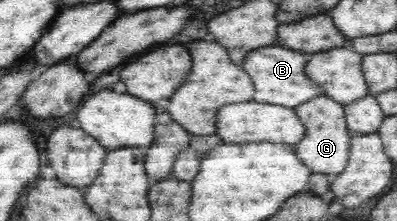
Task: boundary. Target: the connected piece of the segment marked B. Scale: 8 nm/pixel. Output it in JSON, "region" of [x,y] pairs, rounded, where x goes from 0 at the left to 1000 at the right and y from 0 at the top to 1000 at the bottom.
{"region":[[[693,199],[652,213],[647,231],[627,231],[612,267],[610,303],[637,362],[640,448],[652,466],[743,489],[778,448],[809,434],[809,389],[768,335],[768,294],[778,258],[781,244],[708,204],[693,213]]]}

